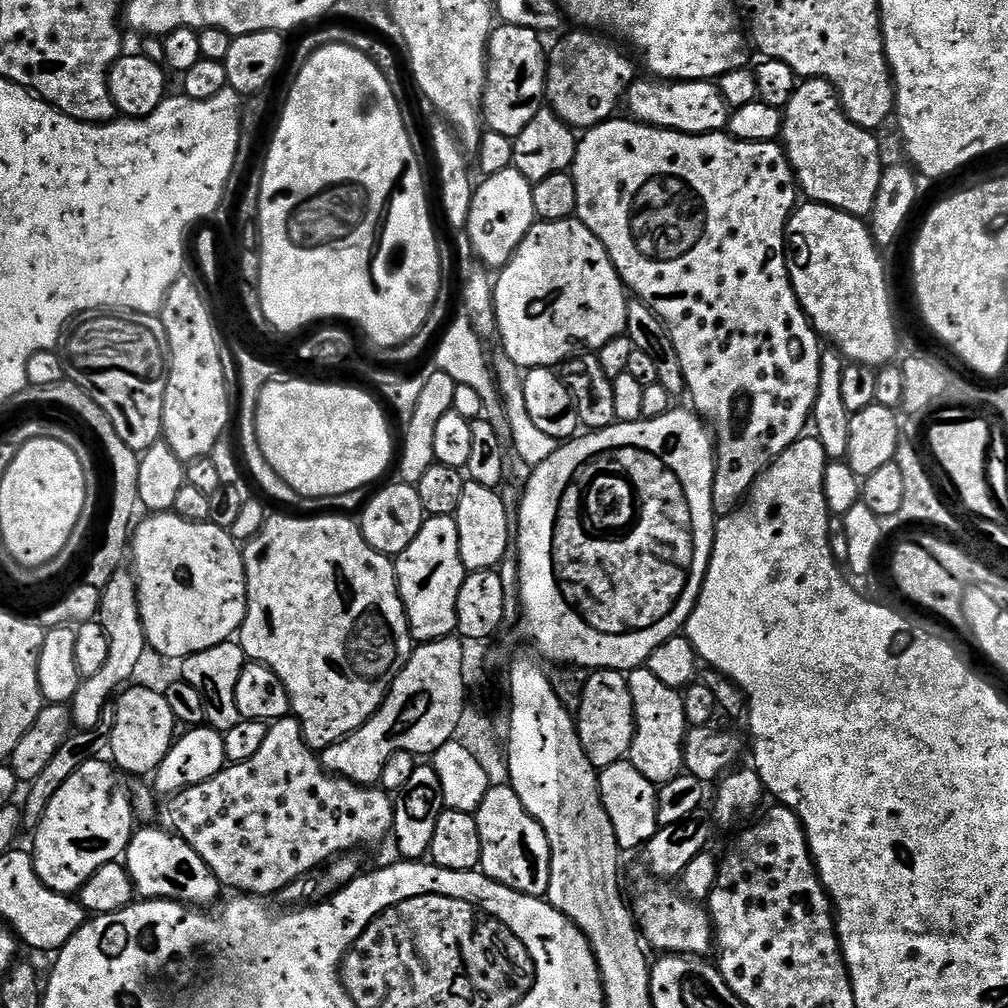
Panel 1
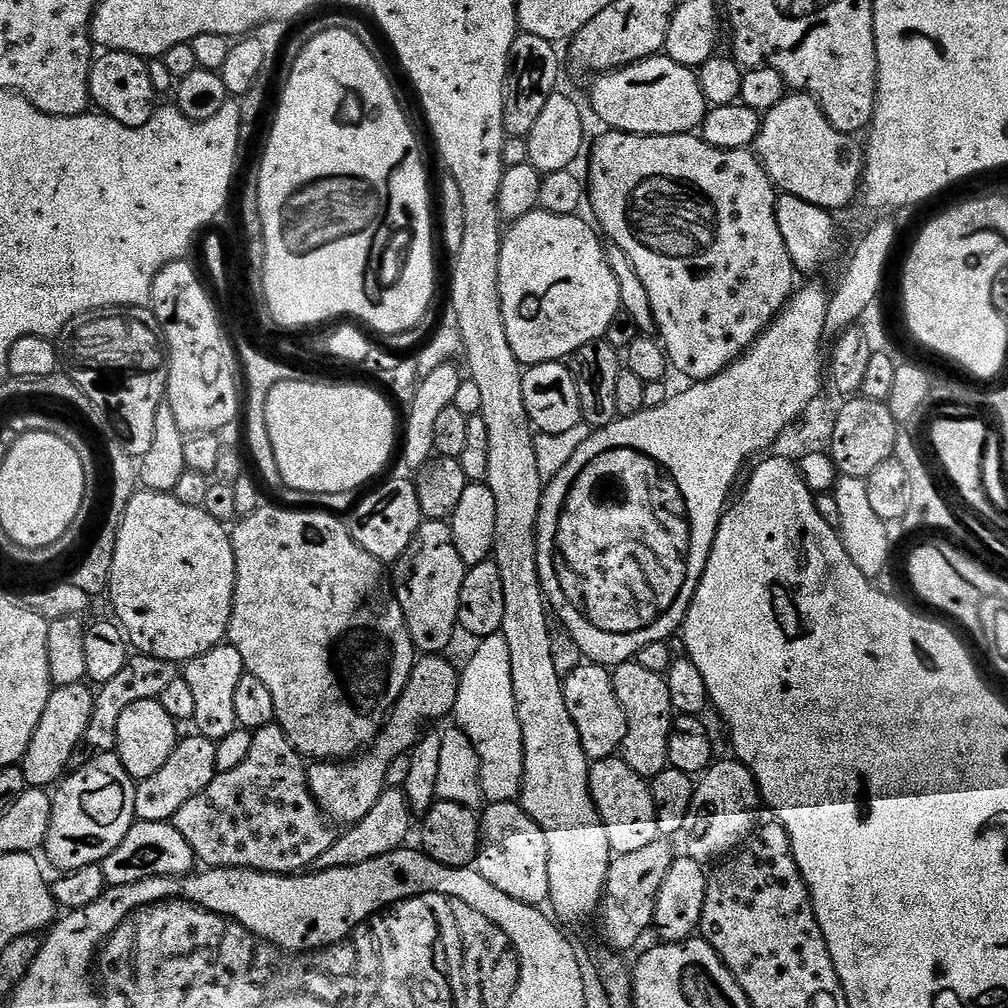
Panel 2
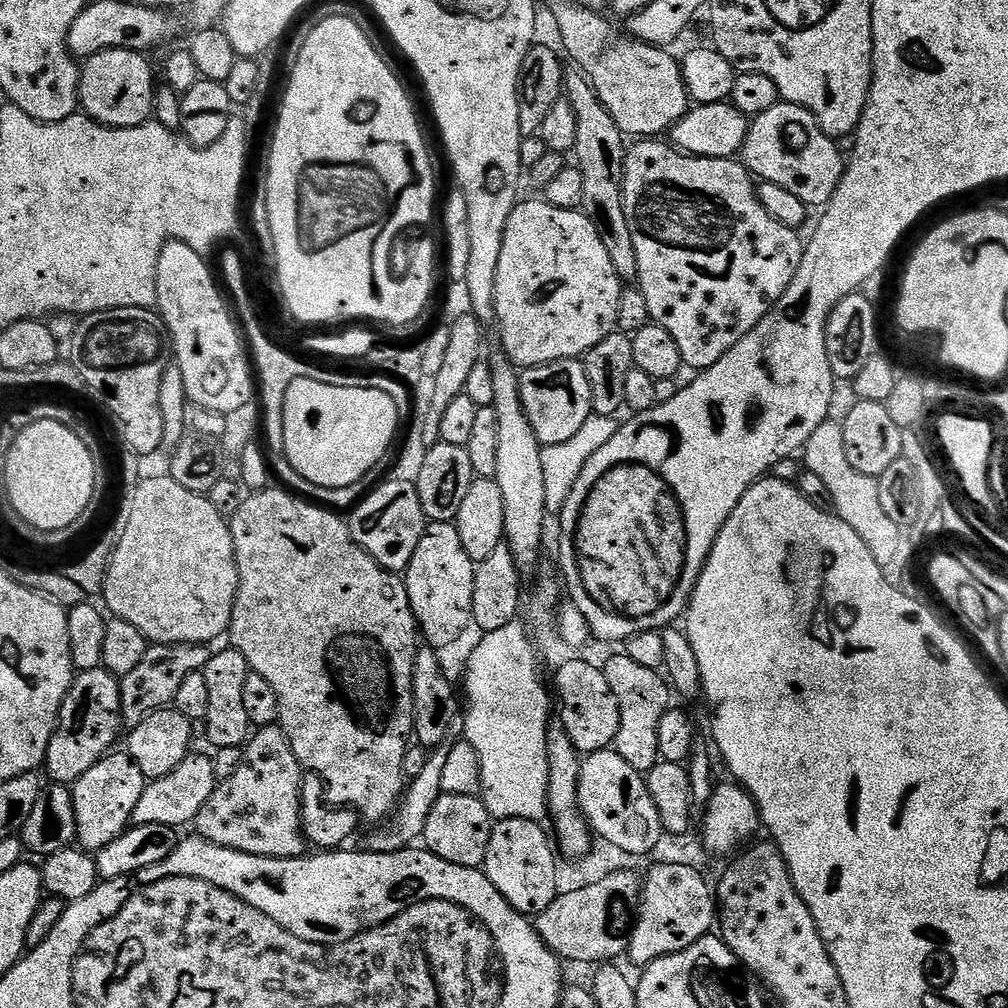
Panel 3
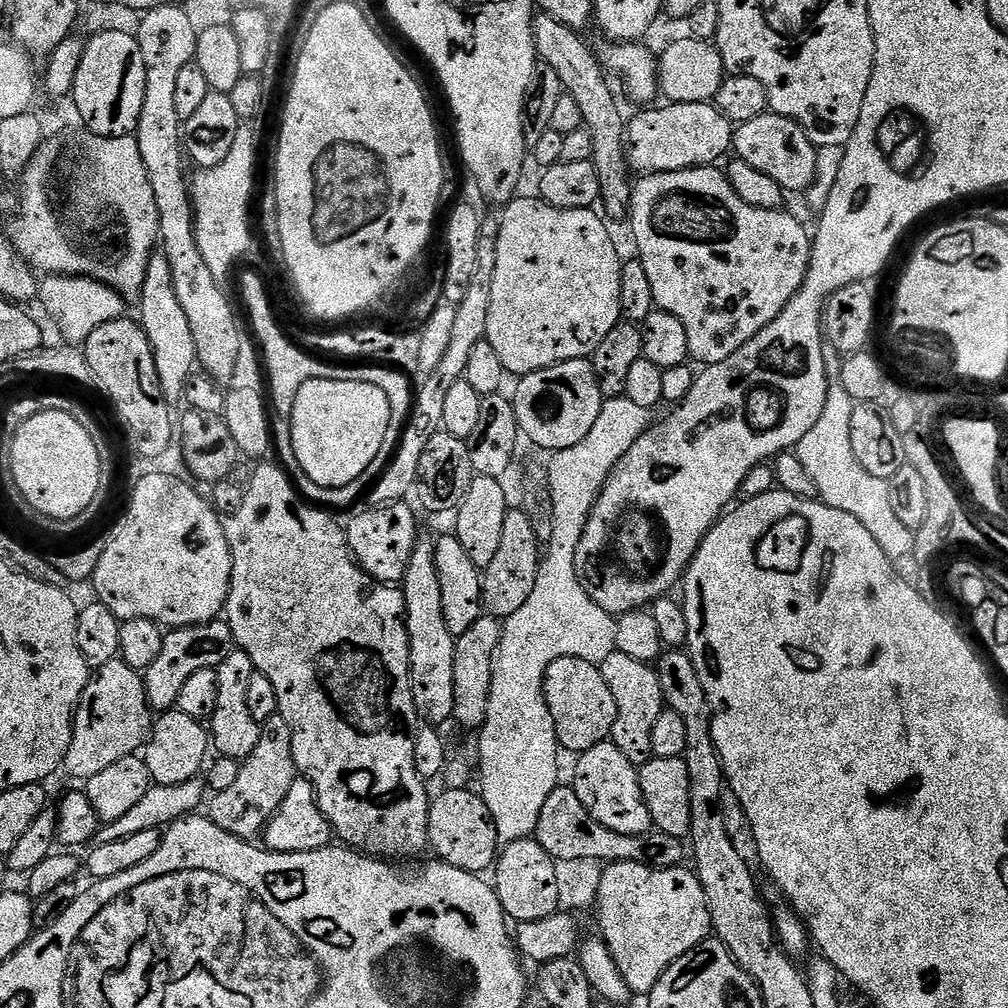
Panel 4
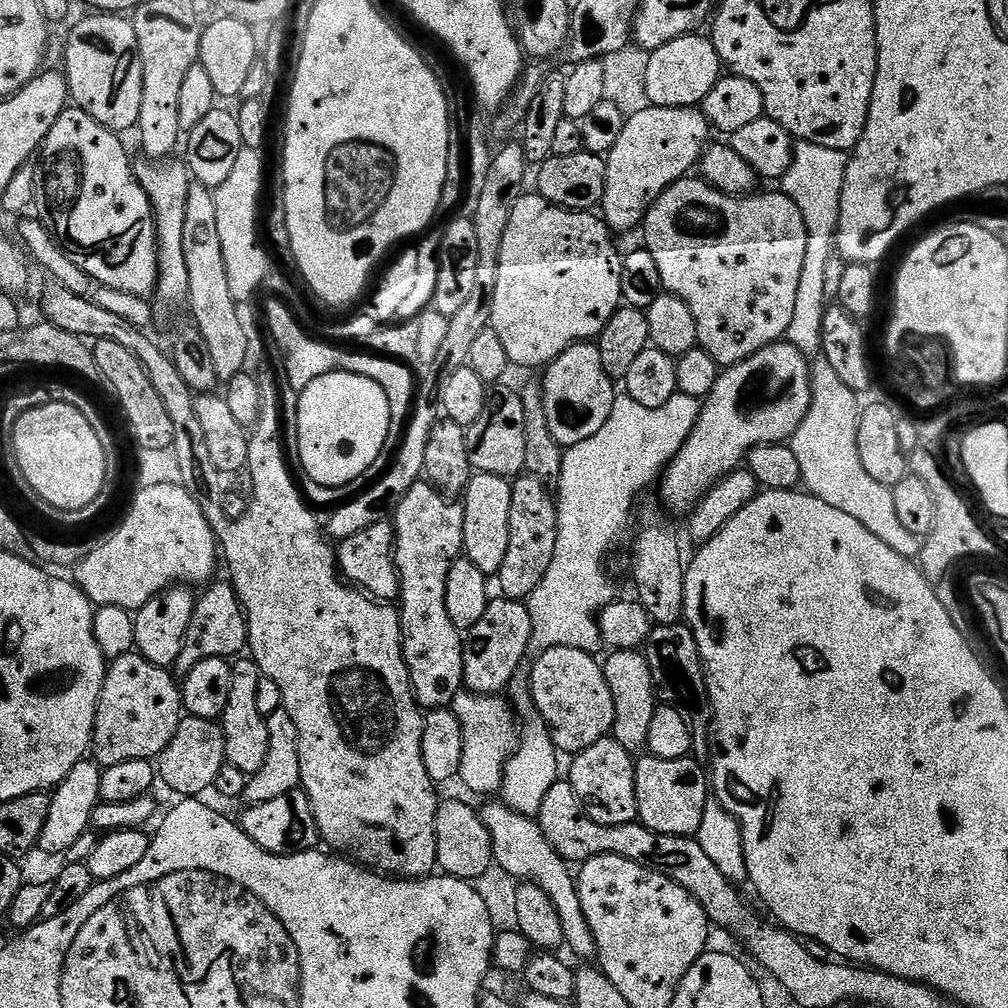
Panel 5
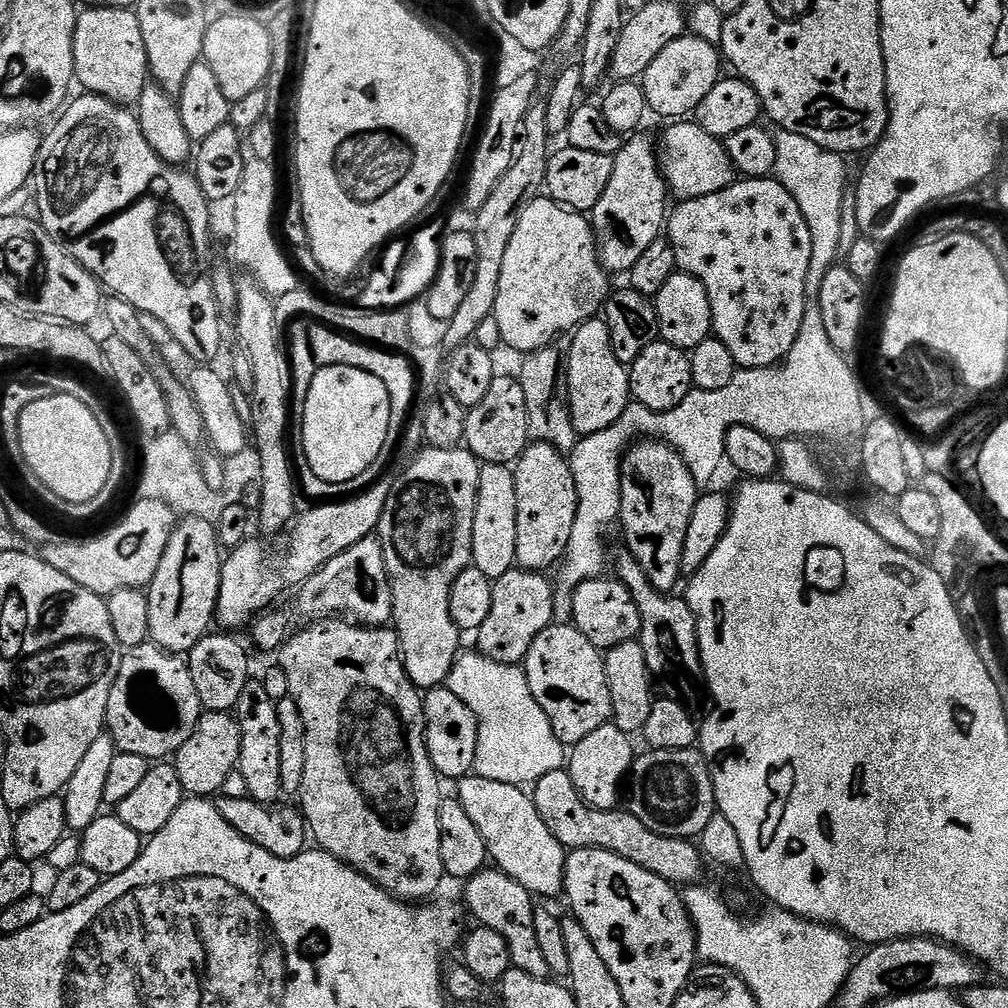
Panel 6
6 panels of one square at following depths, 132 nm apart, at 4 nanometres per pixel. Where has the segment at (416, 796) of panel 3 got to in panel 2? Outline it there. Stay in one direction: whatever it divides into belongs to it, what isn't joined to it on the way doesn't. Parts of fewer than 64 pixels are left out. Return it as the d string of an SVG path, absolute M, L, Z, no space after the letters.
M385 790L381 792L374 810L362 818L362 822L351 825L347 830L333 839L330 850L322 854L312 863L312 872L325 872L335 868L358 866L362 862L370 862L382 854L390 854L398 848L405 847L408 831L412 828L412 816L408 813L408 800L400 790Z

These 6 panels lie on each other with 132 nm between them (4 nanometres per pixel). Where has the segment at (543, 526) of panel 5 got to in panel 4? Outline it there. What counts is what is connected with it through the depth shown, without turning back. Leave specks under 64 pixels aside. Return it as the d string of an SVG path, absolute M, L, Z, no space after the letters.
M520 506L513 507L506 514L506 523L502 525L502 539L498 551L490 561L490 566L482 572L482 608L487 615L507 618L515 614L530 598L530 590L534 590L534 582L538 578L542 543L534 534L530 519Z

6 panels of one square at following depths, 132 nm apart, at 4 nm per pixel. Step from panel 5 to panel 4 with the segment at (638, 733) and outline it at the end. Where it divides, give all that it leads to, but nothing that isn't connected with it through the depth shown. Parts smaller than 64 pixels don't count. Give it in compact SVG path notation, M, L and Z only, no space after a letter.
M615 652L599 664L602 678L606 678L606 686L610 686L610 694L614 694L614 702L618 706L616 721L612 727L611 743L618 746L632 765L639 768L653 757L651 732L654 722L658 722L658 714L666 710L664 695L656 668L651 664L637 662L627 654Z

